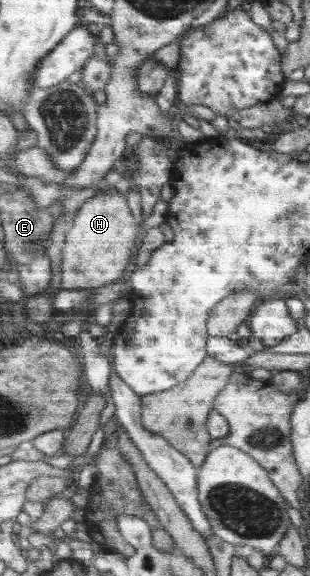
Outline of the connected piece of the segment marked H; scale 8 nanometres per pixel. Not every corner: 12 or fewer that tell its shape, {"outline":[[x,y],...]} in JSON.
{"outline":[[122,194],[86,200],[62,250],[62,290],[122,279],[136,221]]}

